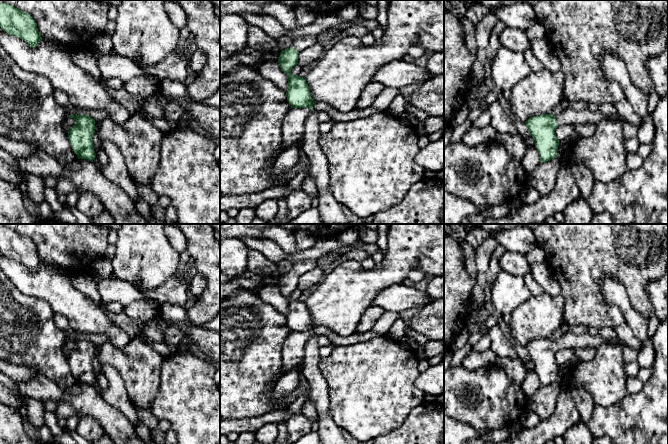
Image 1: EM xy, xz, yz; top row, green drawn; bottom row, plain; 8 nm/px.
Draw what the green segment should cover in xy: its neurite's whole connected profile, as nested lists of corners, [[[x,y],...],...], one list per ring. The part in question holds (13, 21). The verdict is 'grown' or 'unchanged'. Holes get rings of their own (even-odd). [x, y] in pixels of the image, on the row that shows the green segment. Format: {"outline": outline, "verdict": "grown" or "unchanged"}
{"outline": [[[0,3],[0,27],[35,48],[42,39],[34,19],[24,11],[9,4]]], "verdict": "unchanged"}

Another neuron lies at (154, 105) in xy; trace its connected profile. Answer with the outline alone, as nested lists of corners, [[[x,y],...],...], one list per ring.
[[[153,94],[145,97],[143,109],[155,119],[164,119],[165,107],[168,99],[160,94]]]

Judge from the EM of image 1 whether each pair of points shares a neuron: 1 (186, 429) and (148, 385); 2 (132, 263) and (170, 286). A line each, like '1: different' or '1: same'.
1: different
2: different

